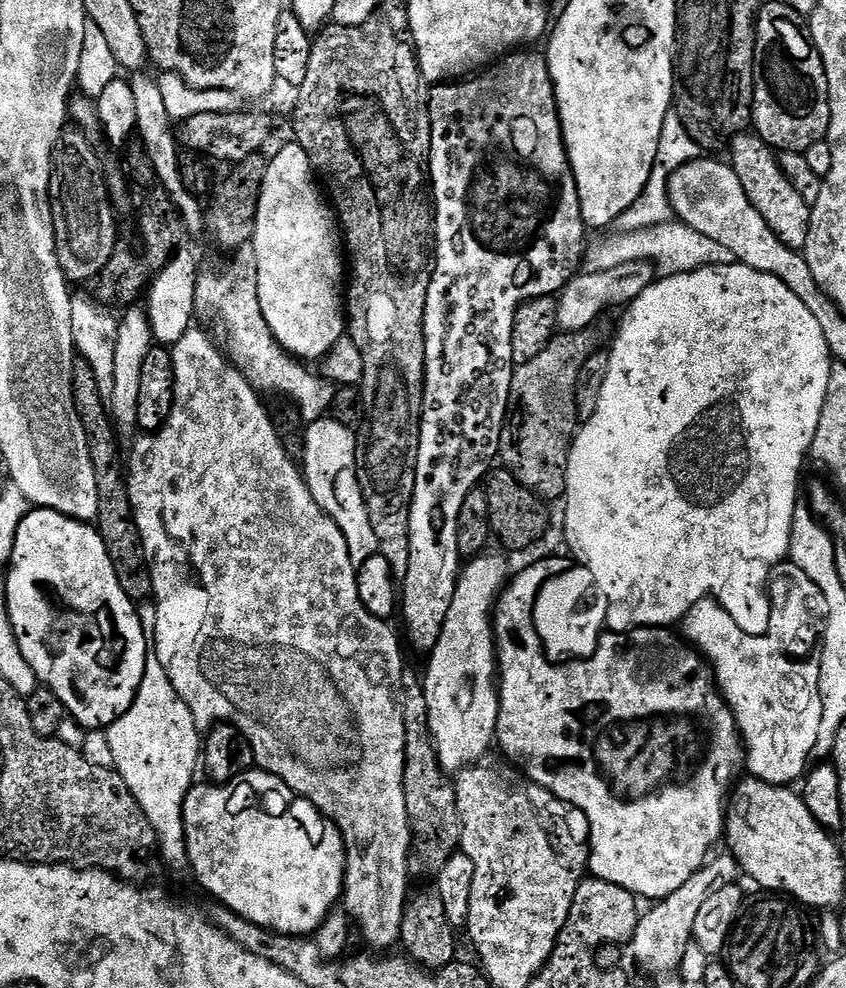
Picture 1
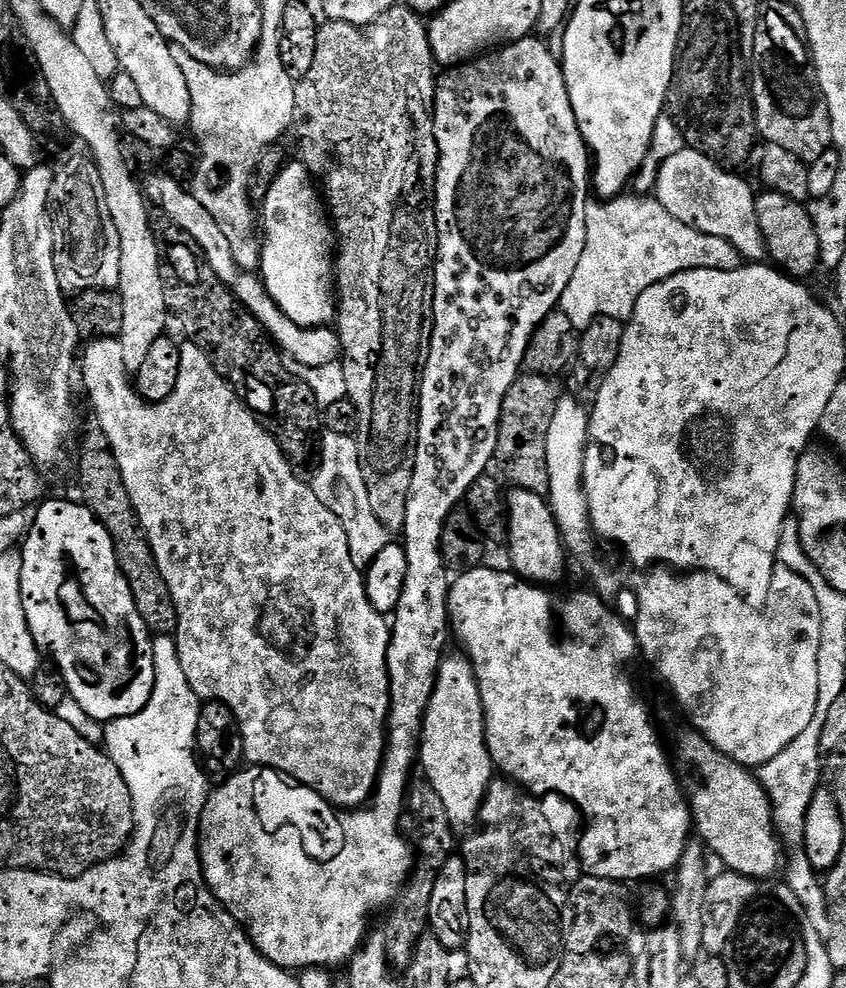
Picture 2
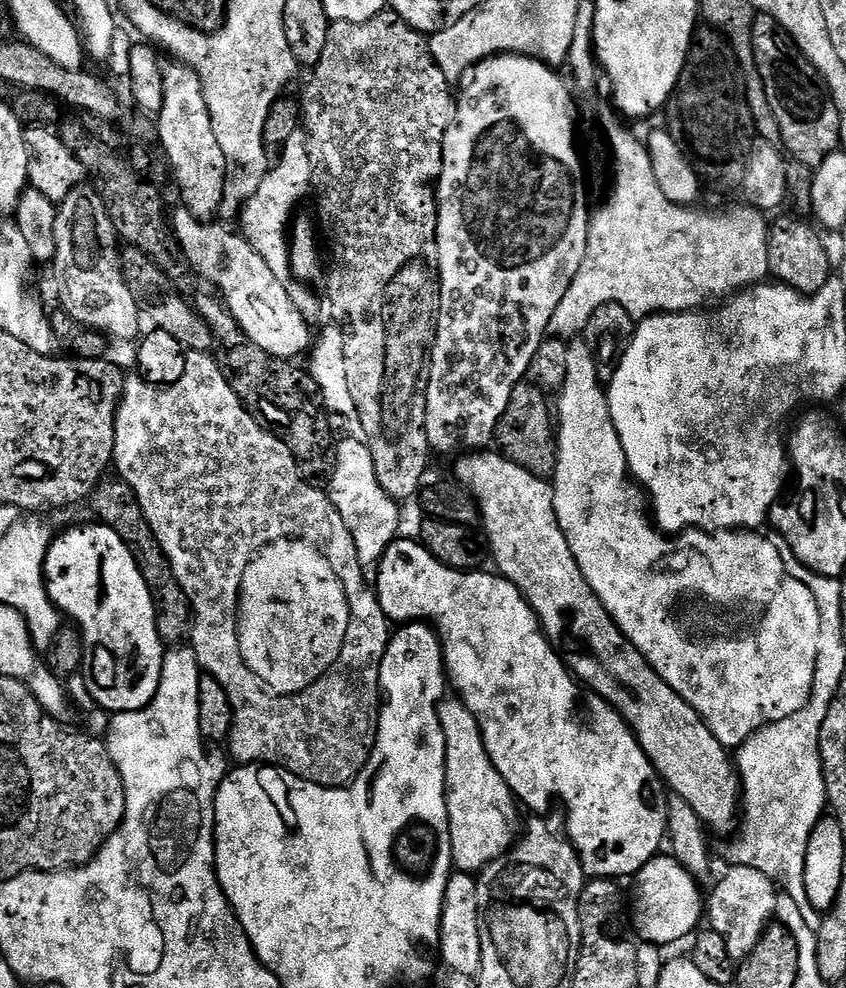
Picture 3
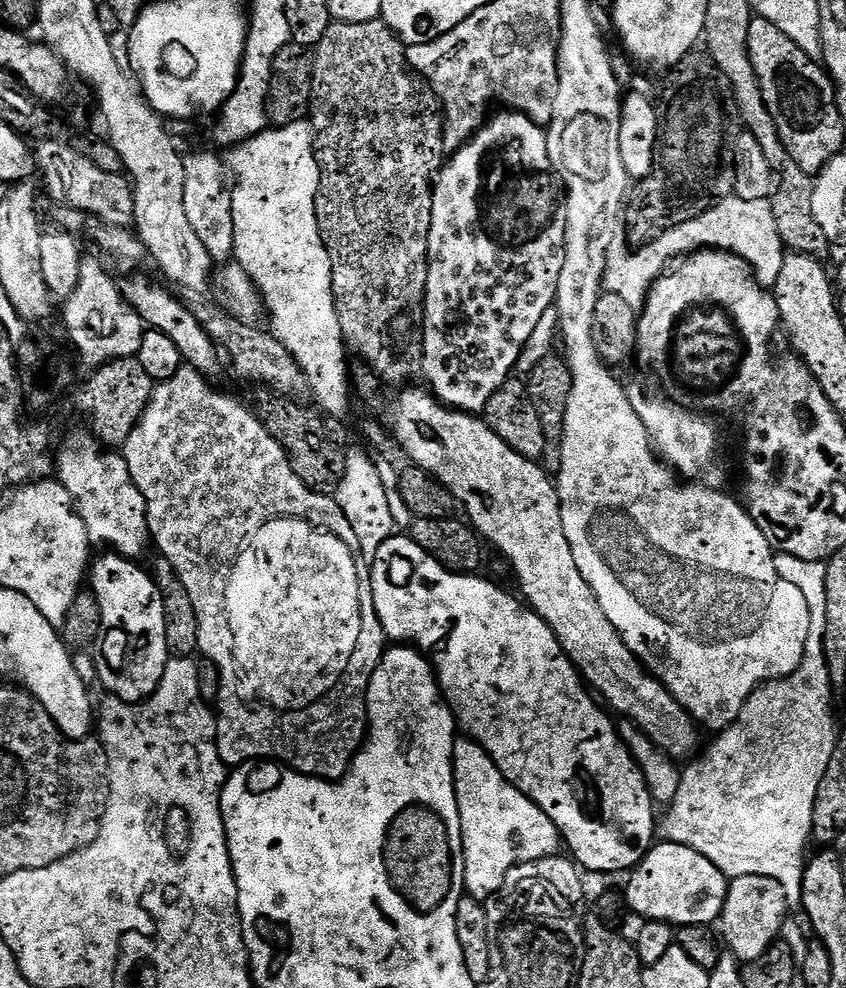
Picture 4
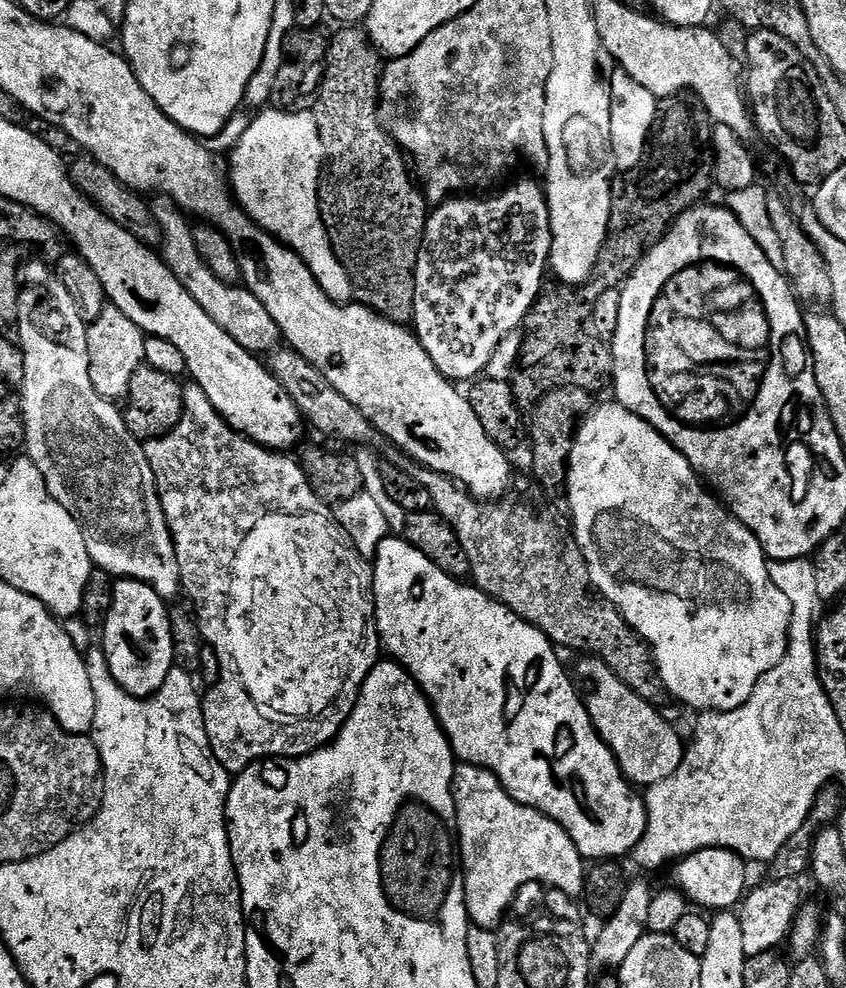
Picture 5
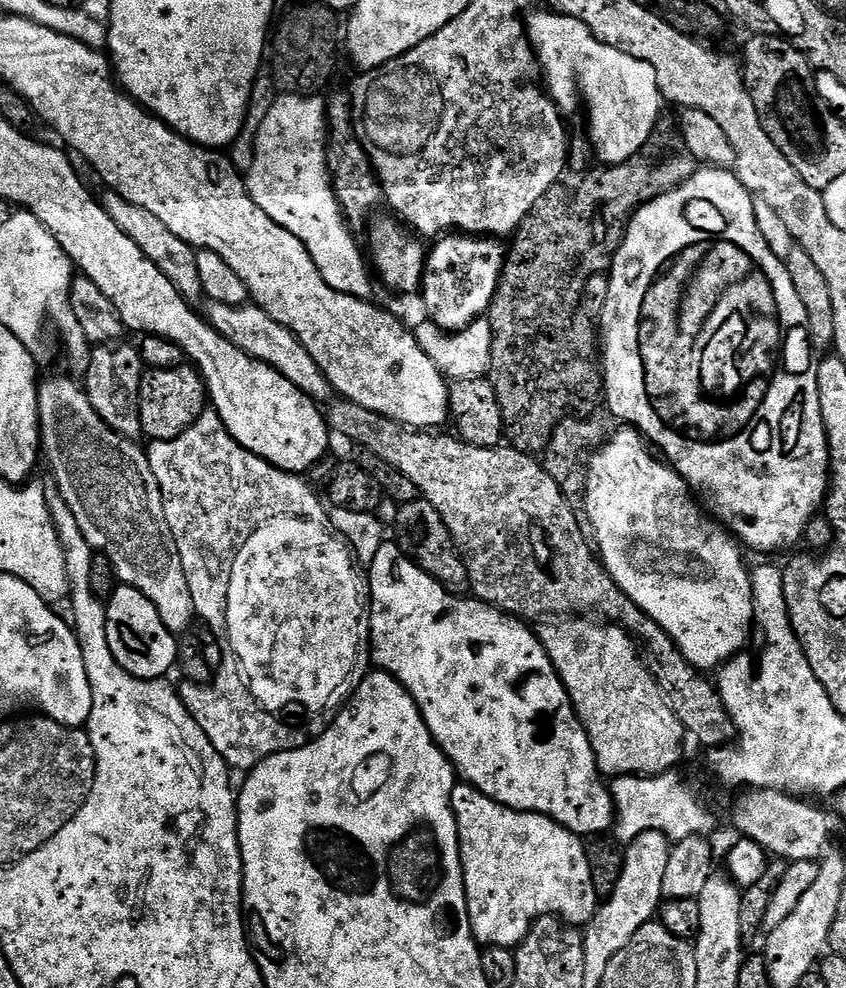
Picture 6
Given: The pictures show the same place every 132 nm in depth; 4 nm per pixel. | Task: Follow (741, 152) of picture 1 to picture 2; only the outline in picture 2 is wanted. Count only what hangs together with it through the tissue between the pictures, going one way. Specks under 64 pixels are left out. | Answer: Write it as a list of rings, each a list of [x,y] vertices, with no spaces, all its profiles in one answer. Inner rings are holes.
[[[764,190],[756,197],[756,213],[758,214],[758,226],[764,235],[767,255],[772,256],[771,263],[777,269],[783,270],[793,278],[808,278],[815,268],[821,267],[820,251],[818,250],[818,230],[814,230],[811,211],[803,203],[786,198],[778,192]]]

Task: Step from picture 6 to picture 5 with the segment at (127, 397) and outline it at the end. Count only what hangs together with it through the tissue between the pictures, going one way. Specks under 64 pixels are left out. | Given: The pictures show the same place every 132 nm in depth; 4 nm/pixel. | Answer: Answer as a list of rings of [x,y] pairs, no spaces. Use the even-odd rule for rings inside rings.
[[[105,307],[105,312],[88,324],[88,357],[90,358],[90,382],[94,382],[94,390],[102,394],[102,398],[120,402],[127,397],[130,378],[134,378],[134,370],[144,364],[144,337],[146,333],[126,314],[117,308]]]

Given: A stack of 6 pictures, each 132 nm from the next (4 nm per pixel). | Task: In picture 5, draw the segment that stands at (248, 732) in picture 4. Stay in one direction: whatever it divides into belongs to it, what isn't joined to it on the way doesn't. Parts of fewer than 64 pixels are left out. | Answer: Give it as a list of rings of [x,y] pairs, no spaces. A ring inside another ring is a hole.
[[[375,631],[364,633],[364,642],[358,653],[358,659],[352,665],[350,683],[342,686],[338,698],[320,716],[301,719],[292,728],[290,736],[289,723],[281,722],[271,715],[265,714],[260,705],[255,704],[245,690],[243,682],[238,678],[221,678],[211,685],[202,696],[204,705],[204,729],[210,738],[210,746],[214,750],[214,758],[230,774],[239,774],[258,760],[269,758],[295,759],[316,752],[335,740],[342,726],[350,718],[356,705],[357,690],[364,685],[364,679],[370,670],[381,659],[382,645]],[[353,687],[353,688],[352,688]],[[264,715],[264,716],[263,716]],[[272,719],[272,720],[271,720]],[[280,723],[280,724],[279,724]]]

